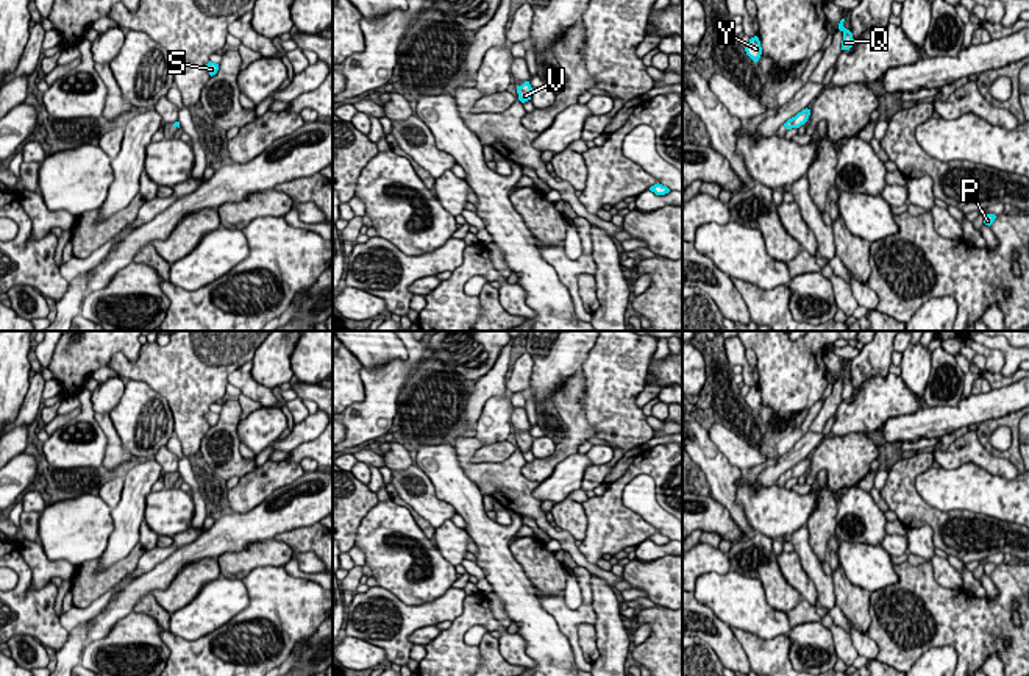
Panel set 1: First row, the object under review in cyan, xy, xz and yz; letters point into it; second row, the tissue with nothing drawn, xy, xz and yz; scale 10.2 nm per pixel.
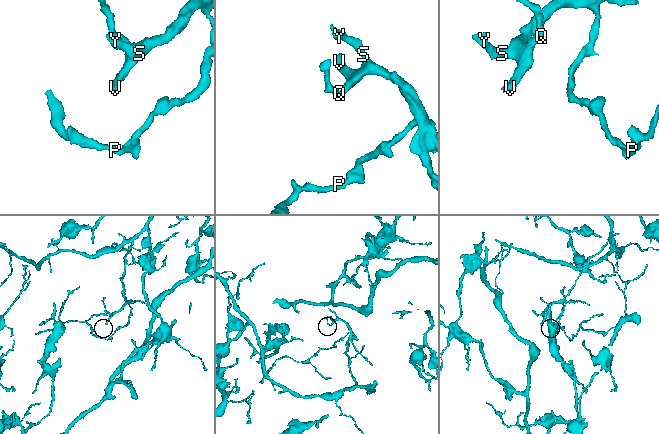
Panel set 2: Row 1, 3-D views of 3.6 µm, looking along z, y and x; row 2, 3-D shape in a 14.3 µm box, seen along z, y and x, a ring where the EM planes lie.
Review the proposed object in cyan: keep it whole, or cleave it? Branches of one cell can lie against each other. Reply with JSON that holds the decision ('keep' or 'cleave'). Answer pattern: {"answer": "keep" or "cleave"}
{"answer": "keep"}

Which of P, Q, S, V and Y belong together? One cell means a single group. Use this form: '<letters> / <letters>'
P Q S V Y

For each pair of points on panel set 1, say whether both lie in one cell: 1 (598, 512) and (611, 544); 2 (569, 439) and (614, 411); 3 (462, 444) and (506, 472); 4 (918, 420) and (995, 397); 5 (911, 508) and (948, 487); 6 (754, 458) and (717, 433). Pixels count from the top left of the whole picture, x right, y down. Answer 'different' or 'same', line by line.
1: same
2: different
3: same
4: same
5: different
6: same

